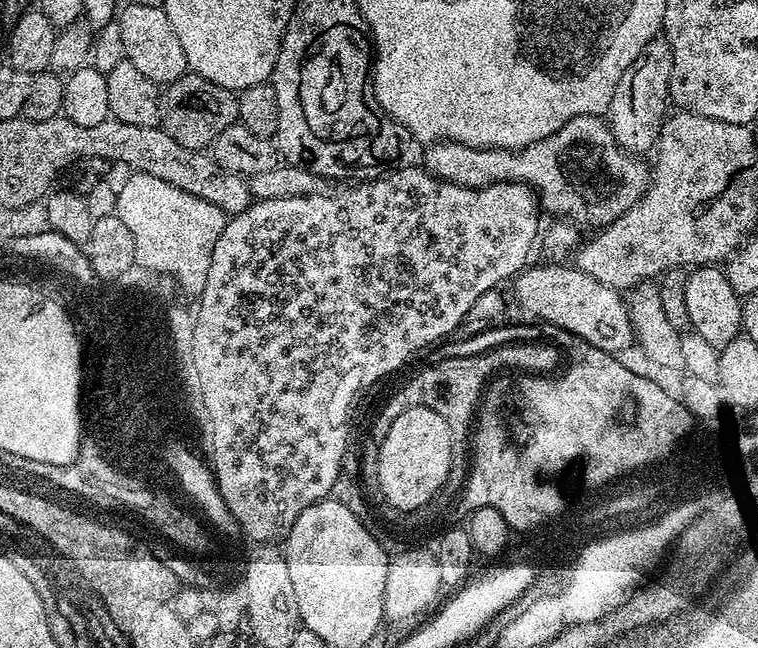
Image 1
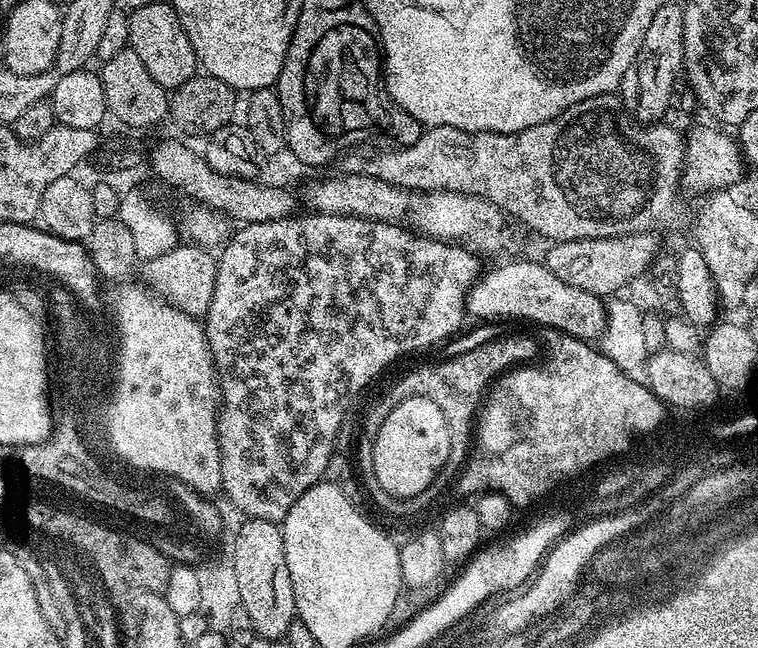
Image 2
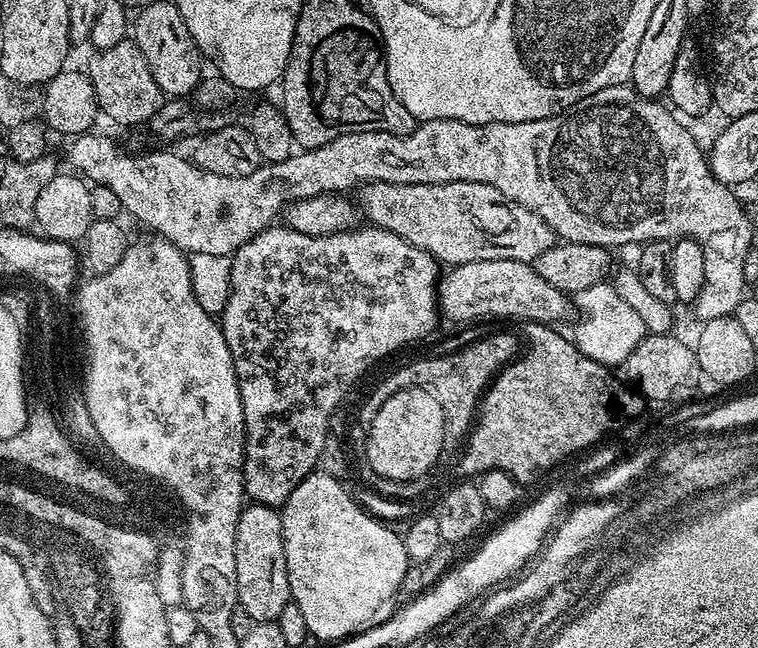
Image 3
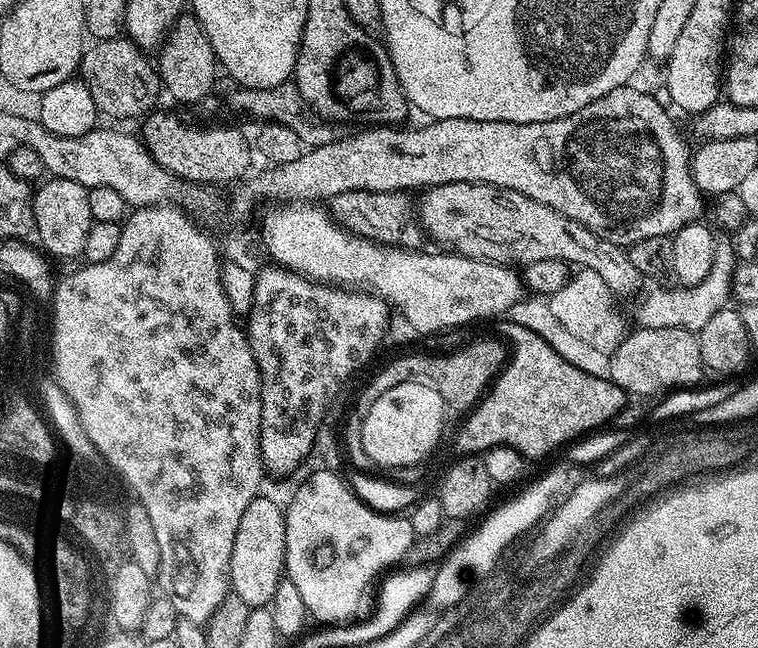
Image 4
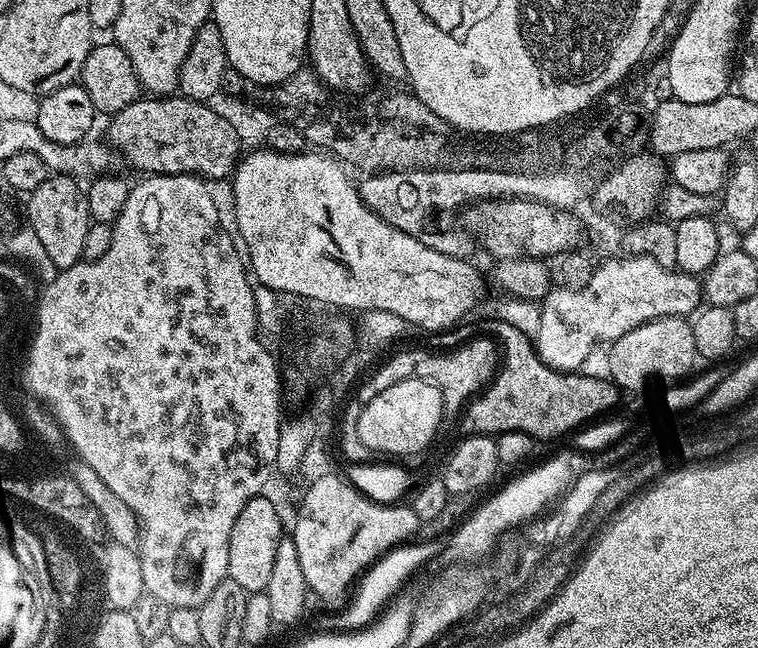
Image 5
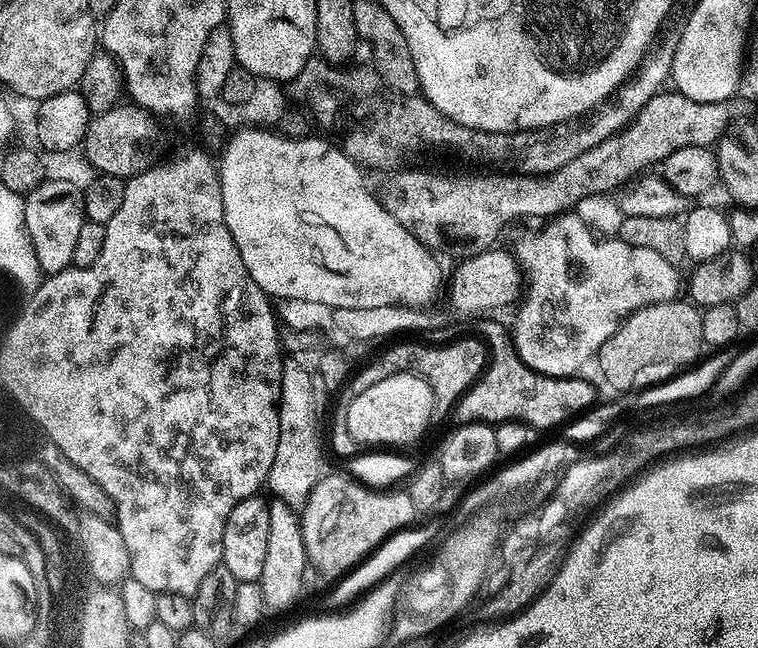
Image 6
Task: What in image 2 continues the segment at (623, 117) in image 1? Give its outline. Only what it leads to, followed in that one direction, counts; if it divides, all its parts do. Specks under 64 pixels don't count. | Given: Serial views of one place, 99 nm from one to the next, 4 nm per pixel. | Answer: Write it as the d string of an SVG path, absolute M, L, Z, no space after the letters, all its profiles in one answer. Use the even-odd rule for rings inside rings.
M670 2L654 14L654 22L646 30L646 38L642 38L642 50L638 50L638 58L630 66L628 74L622 78L618 95L624 101L624 111L633 120L641 124L655 124L665 119L664 111L672 100L672 87L676 79L681 79L684 70L684 9L679 3Z

